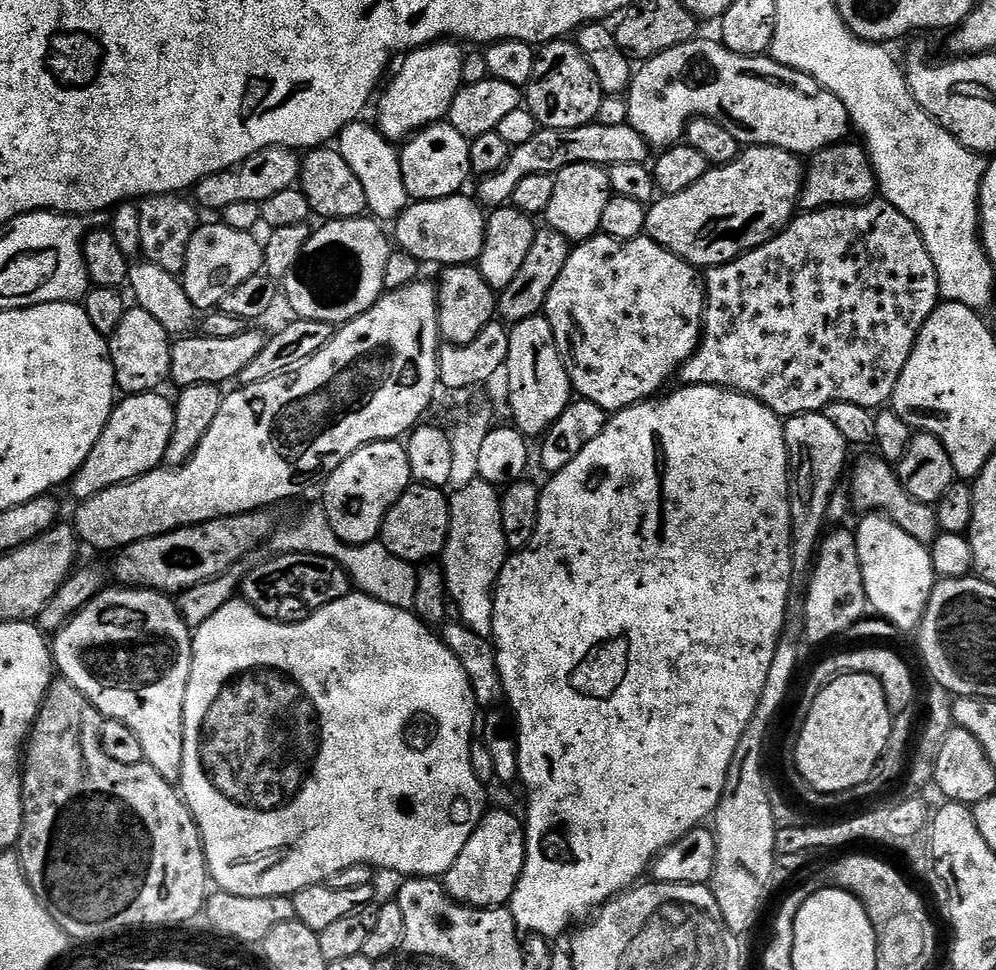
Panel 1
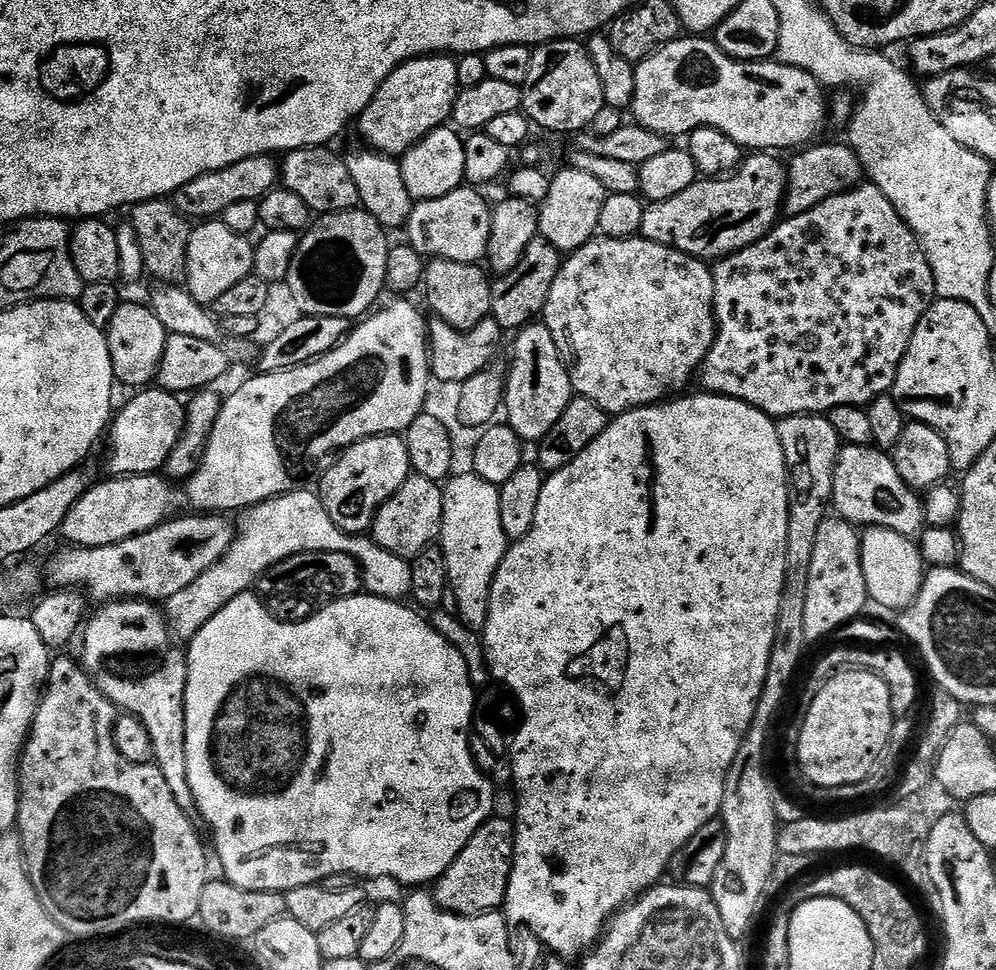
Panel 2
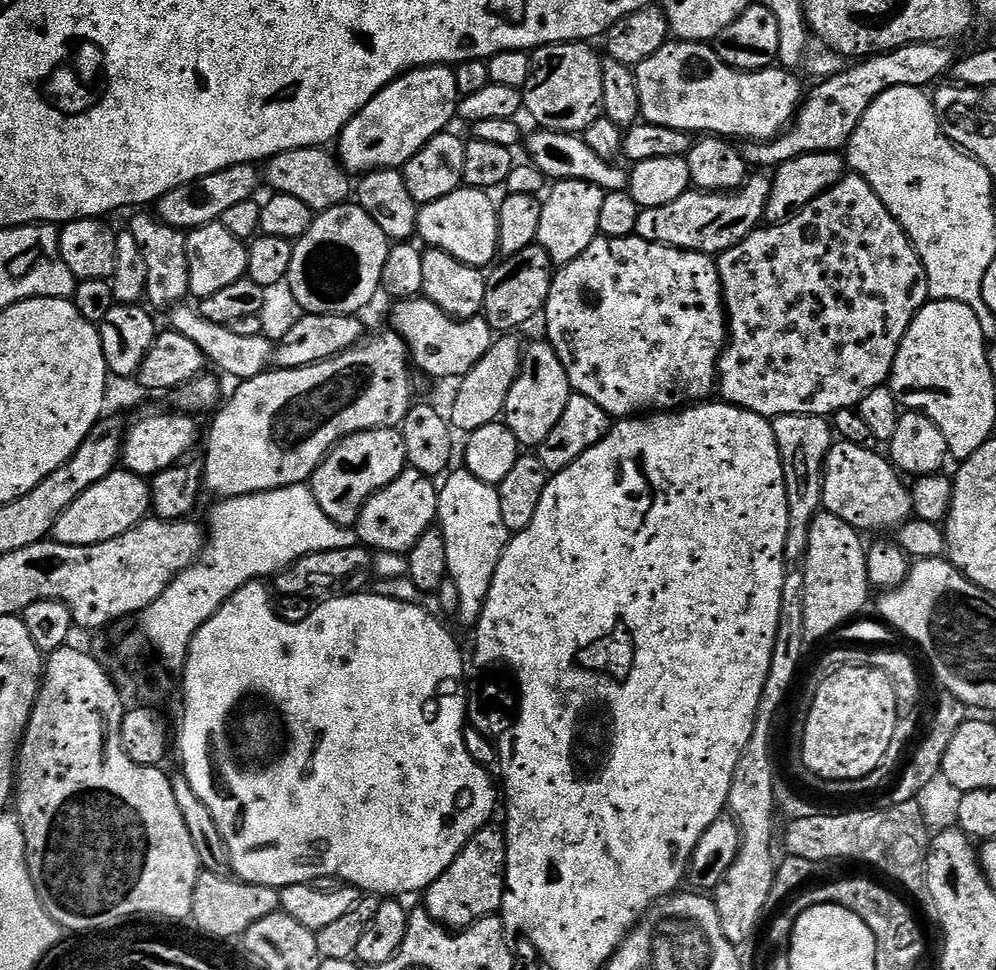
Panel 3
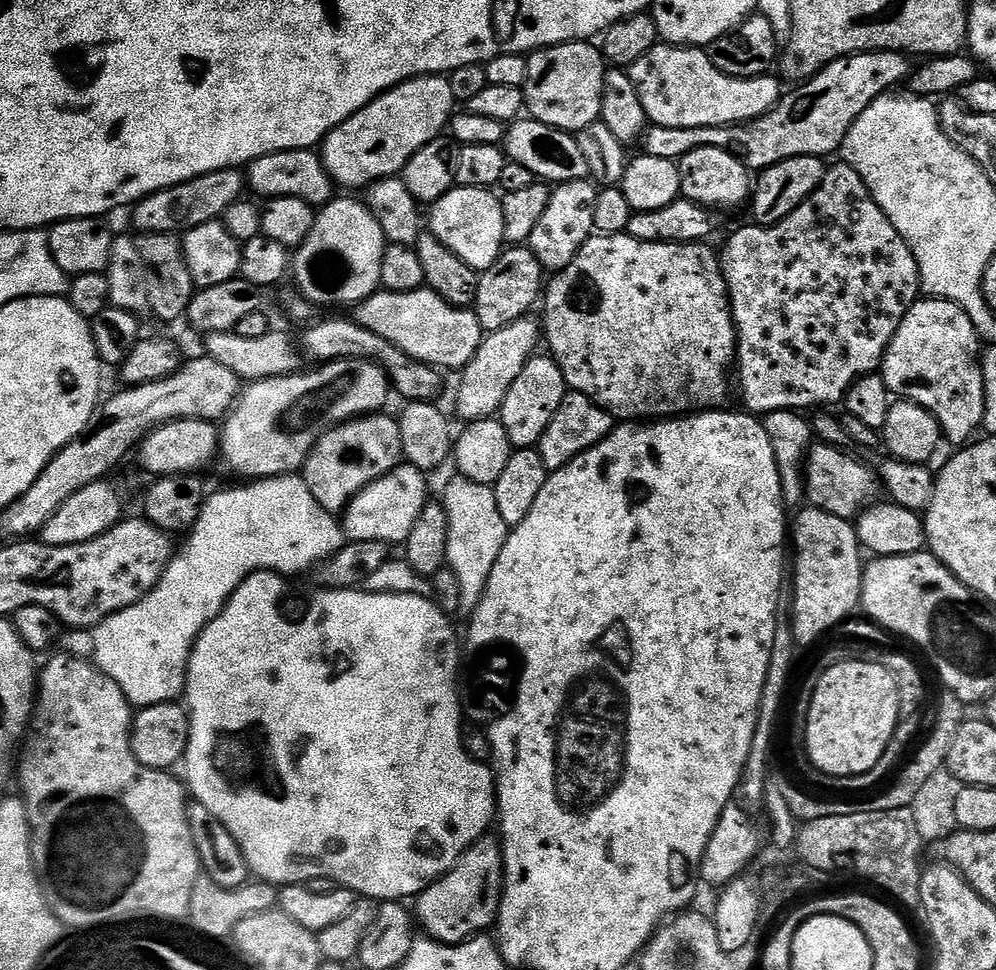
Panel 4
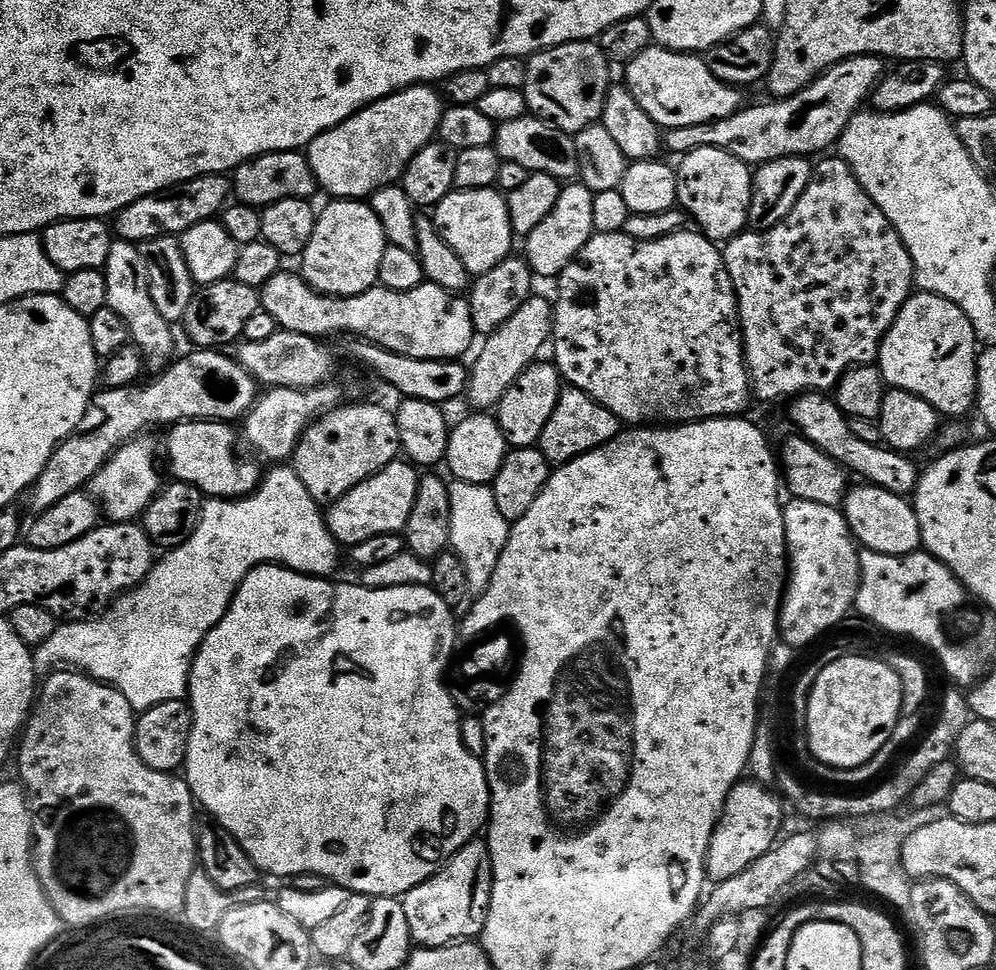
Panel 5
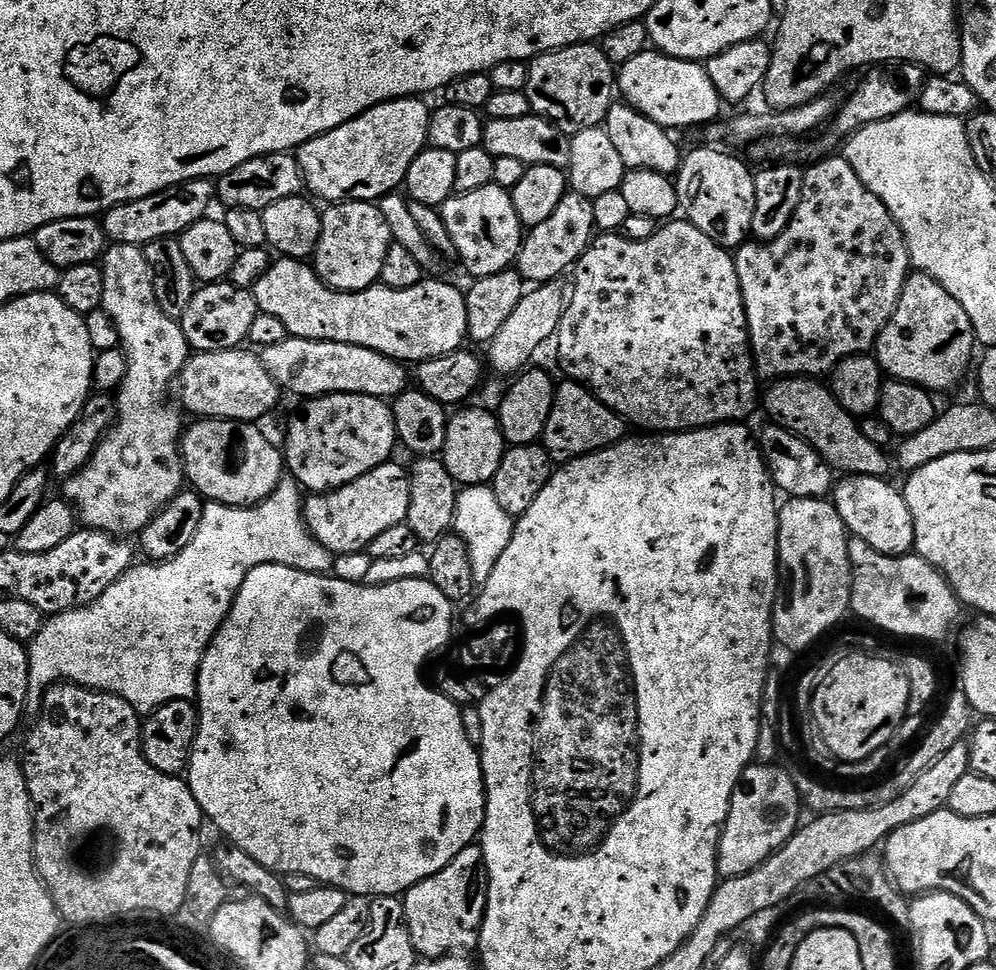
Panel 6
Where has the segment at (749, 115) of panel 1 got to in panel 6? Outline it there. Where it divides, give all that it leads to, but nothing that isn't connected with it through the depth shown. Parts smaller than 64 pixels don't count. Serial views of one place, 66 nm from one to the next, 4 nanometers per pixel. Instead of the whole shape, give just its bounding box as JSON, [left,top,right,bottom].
[618,50,722,130]

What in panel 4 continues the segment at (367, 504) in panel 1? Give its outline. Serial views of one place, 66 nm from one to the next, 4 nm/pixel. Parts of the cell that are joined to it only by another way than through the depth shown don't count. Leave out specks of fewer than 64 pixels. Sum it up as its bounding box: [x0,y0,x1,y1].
[302,415,404,513]

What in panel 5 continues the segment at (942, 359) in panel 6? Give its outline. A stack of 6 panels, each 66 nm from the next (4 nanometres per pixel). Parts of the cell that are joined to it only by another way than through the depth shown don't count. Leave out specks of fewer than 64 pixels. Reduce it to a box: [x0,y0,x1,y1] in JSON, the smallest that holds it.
[878,291,978,418]

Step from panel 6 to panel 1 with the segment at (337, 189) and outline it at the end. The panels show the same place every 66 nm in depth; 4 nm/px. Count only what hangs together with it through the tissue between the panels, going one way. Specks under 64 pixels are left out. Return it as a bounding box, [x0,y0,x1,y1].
[378,38,466,142]

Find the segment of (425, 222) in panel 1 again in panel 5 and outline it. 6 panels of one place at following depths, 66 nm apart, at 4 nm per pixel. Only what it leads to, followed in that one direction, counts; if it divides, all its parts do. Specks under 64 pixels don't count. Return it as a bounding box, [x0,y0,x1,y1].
[434,188,514,277]

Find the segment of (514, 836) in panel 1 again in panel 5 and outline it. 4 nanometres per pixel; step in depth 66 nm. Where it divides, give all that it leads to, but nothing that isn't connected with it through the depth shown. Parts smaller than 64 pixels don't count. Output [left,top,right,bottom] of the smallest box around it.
[402,838,492,948]

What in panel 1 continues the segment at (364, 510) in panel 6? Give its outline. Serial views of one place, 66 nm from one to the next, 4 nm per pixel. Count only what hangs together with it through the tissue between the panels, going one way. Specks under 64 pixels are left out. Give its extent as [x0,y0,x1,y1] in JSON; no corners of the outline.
[378,483,449,566]

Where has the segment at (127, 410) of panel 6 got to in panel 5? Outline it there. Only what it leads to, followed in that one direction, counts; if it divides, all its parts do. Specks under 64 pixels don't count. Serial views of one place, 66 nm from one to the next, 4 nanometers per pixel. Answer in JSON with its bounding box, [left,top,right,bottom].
[90,239,176,524]

